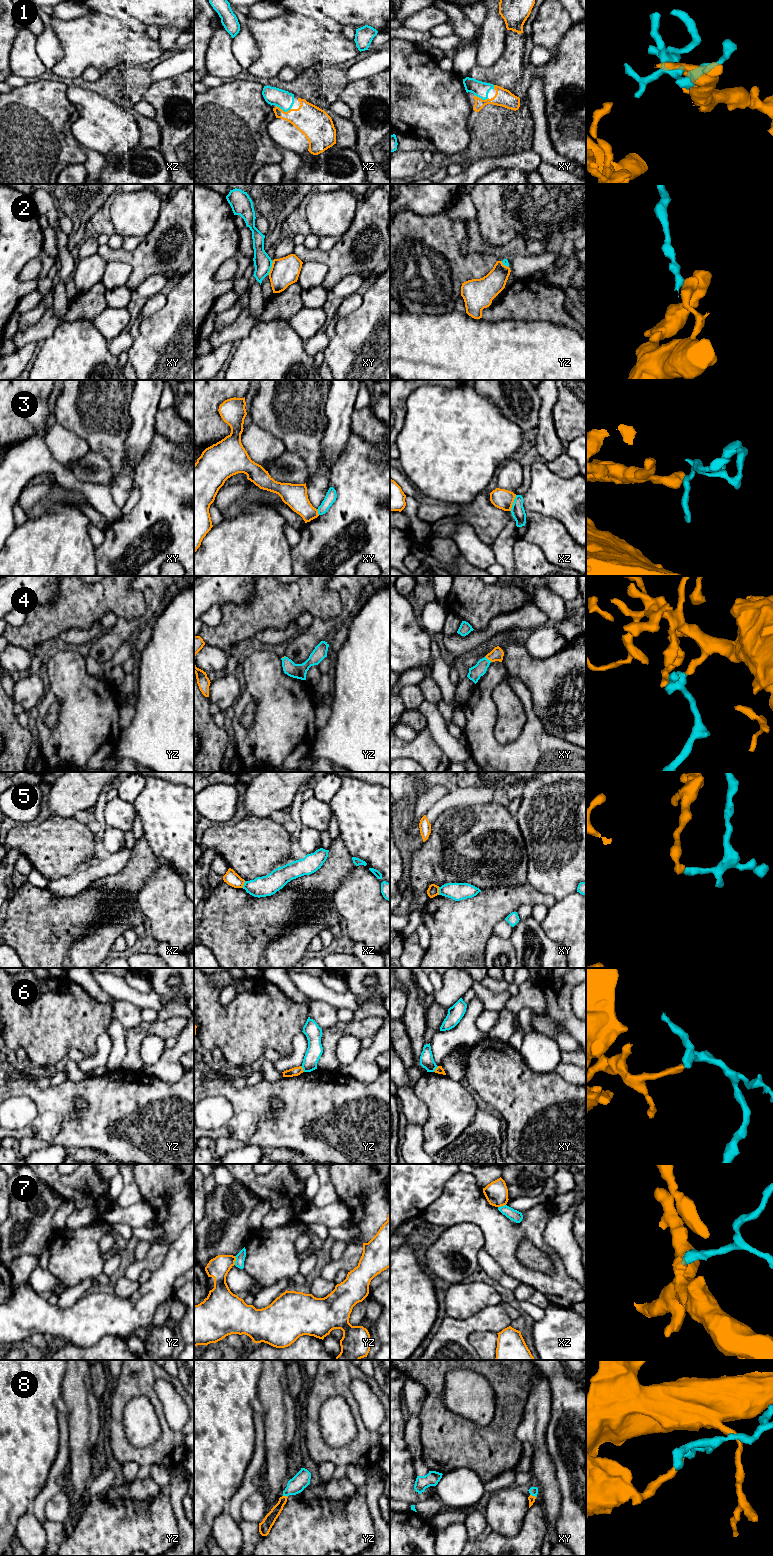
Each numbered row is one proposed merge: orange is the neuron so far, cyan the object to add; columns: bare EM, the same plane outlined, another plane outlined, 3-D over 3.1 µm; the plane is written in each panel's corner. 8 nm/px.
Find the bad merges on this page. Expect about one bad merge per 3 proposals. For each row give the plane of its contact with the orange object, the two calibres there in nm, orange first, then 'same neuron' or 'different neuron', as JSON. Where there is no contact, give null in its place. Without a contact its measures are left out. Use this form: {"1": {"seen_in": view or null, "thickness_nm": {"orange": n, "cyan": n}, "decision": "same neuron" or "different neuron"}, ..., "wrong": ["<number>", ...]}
{"1": {"seen_in": "xz", "thickness_nm": {"orange": 240, "cyan": 150}, "decision": "same neuron"}, "2": {"seen_in": "xy", "thickness_nm": {"orange": 220, "cyan": 140}, "decision": "different neuron"}, "3": {"seen_in": "xz", "thickness_nm": {"orange": 160, "cyan": 110}, "decision": "different neuron"}, "4": {"seen_in": "xy", "thickness_nm": {"orange": 100, "cyan": 110}, "decision": "same neuron"}, "5": {"seen_in": "xy", "thickness_nm": {"orange": 90, "cyan": 140}, "decision": "different neuron"}, "6": {"seen_in": "yz", "thickness_nm": {"orange": 70, "cyan": 130}, "decision": "different neuron"}, "7": {"seen_in": "yz", "thickness_nm": {"orange": 170, "cyan": 80}, "decision": "different neuron"}, "8": {"seen_in": "xy", "thickness_nm": {"orange": 50, "cyan": 70}, "decision": "same neuron"}, "wrong": ["2", "3", "5", "6", "7"]}

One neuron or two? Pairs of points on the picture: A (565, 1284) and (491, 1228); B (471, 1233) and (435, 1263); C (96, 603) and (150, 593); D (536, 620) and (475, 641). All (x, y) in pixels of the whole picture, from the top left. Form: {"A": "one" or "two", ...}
{"A": "one", "B": "one", "C": "two", "D": "one"}

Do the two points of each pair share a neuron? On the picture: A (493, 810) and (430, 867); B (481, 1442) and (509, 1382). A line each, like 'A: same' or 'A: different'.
A: same
B: same

